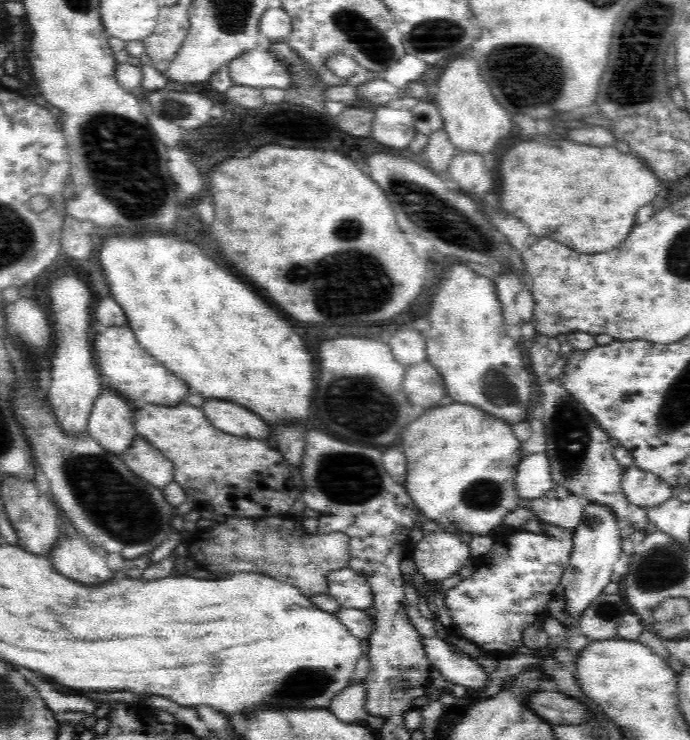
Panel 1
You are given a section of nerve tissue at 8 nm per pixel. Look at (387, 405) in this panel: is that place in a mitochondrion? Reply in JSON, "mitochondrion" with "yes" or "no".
{"mitochondrion":"yes"}

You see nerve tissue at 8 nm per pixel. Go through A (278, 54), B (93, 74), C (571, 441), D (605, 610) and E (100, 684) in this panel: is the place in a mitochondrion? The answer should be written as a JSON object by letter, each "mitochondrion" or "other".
{"A":"other","B":"other","C":"mitochondrion","D":"mitochondrion","E":"other"}

